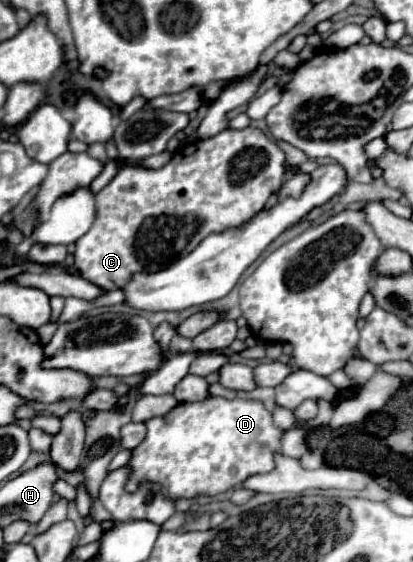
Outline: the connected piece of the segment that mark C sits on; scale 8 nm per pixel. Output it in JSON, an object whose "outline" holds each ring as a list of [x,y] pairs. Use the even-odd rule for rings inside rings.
{"outline":[[[255,127],[225,129],[215,137],[181,145],[173,159],[161,169],[123,167],[95,195],[95,223],[77,239],[75,269],[79,275],[101,289],[121,289],[137,271],[159,271],[189,255],[207,235],[237,227],[255,217],[267,199],[281,187],[285,153]]]}

